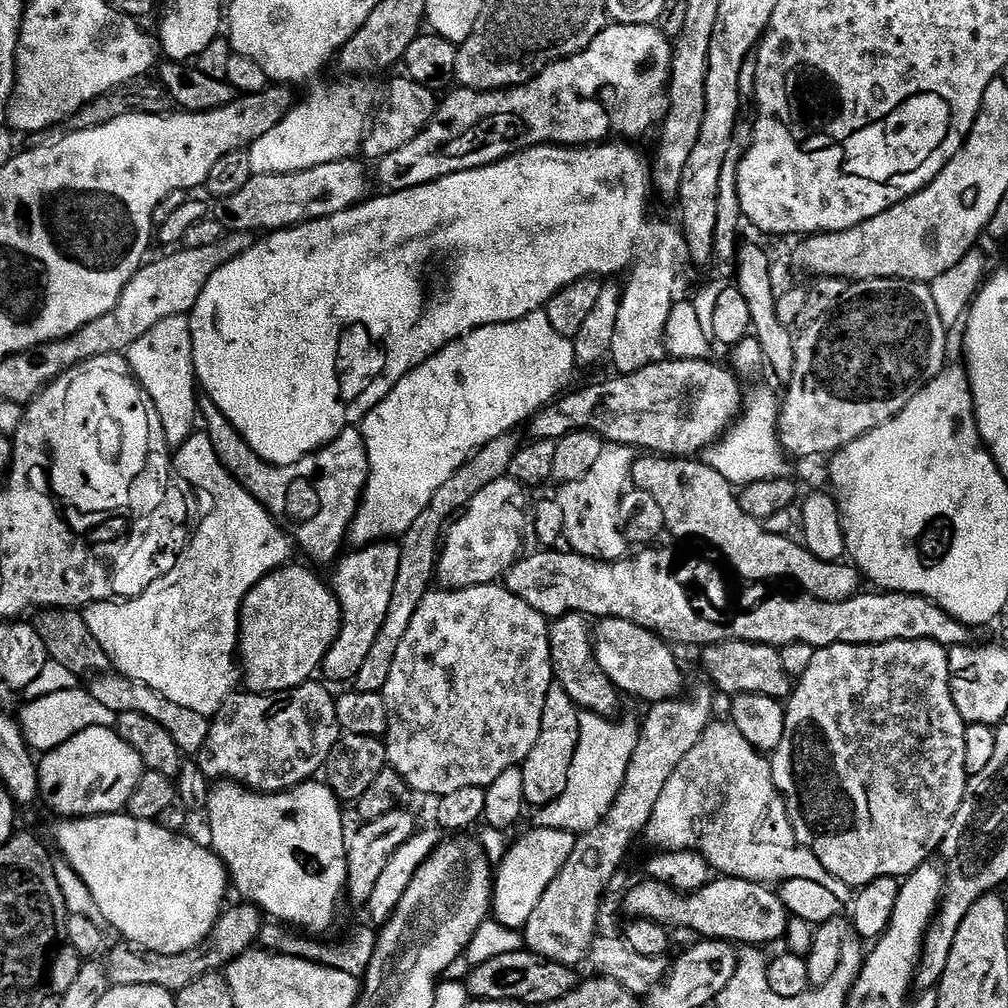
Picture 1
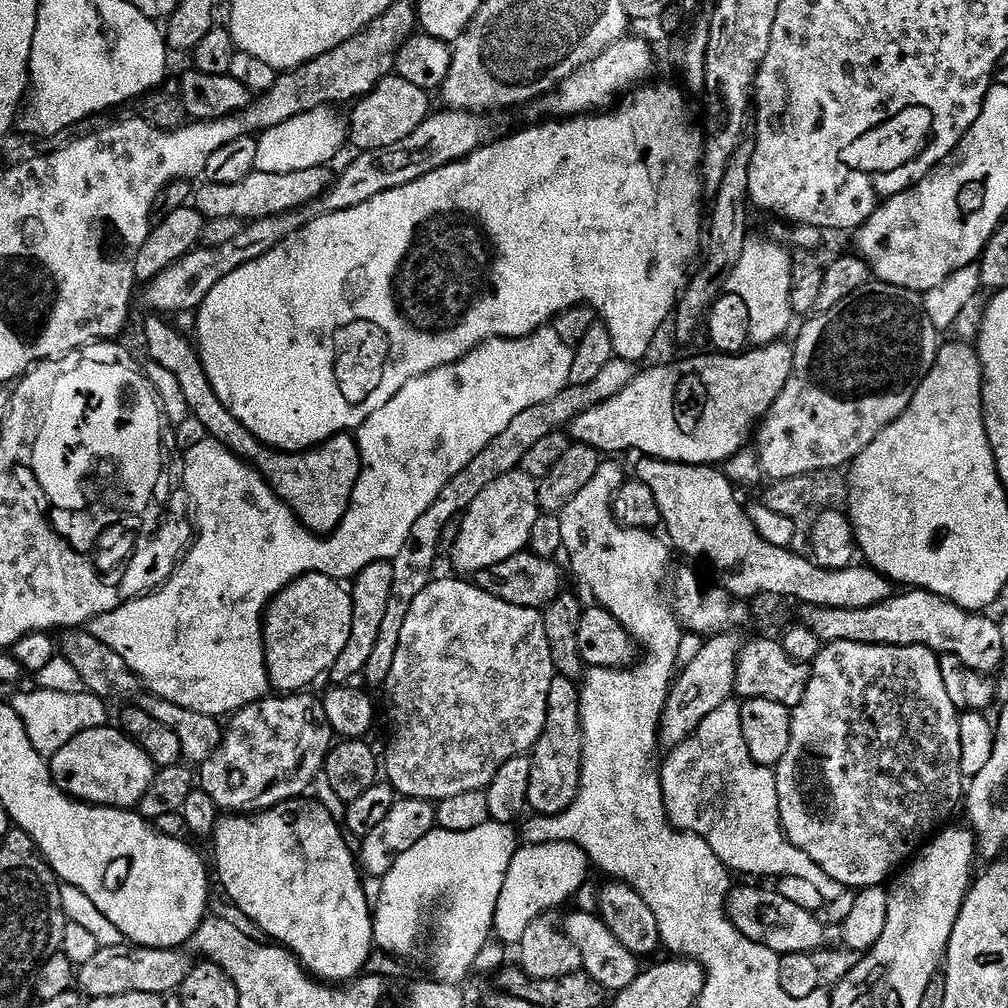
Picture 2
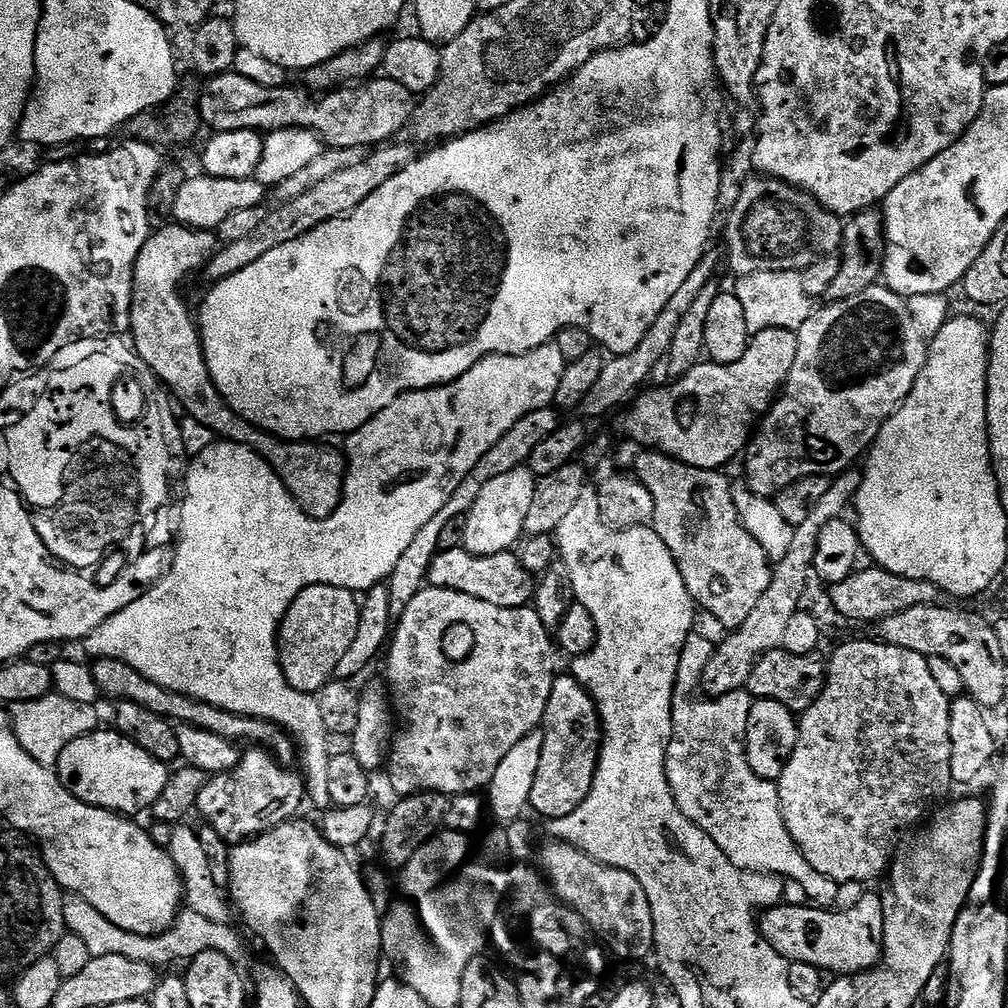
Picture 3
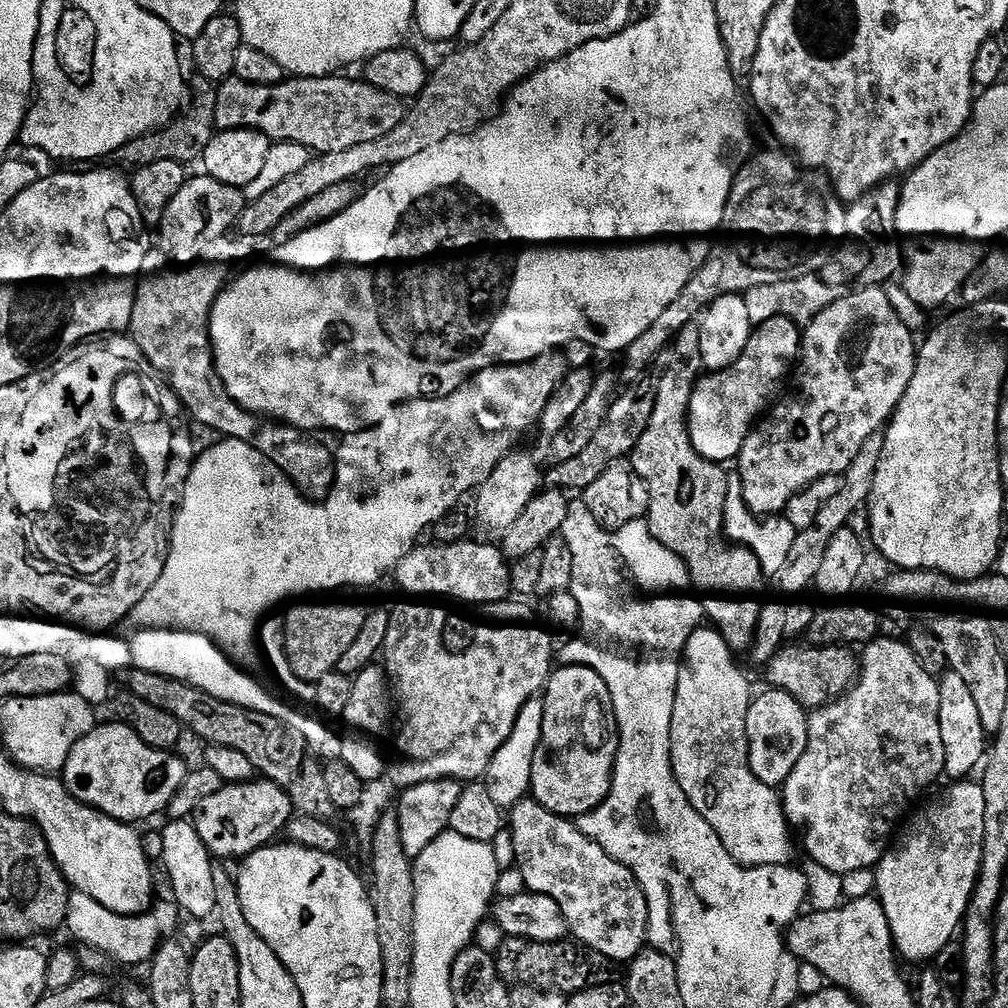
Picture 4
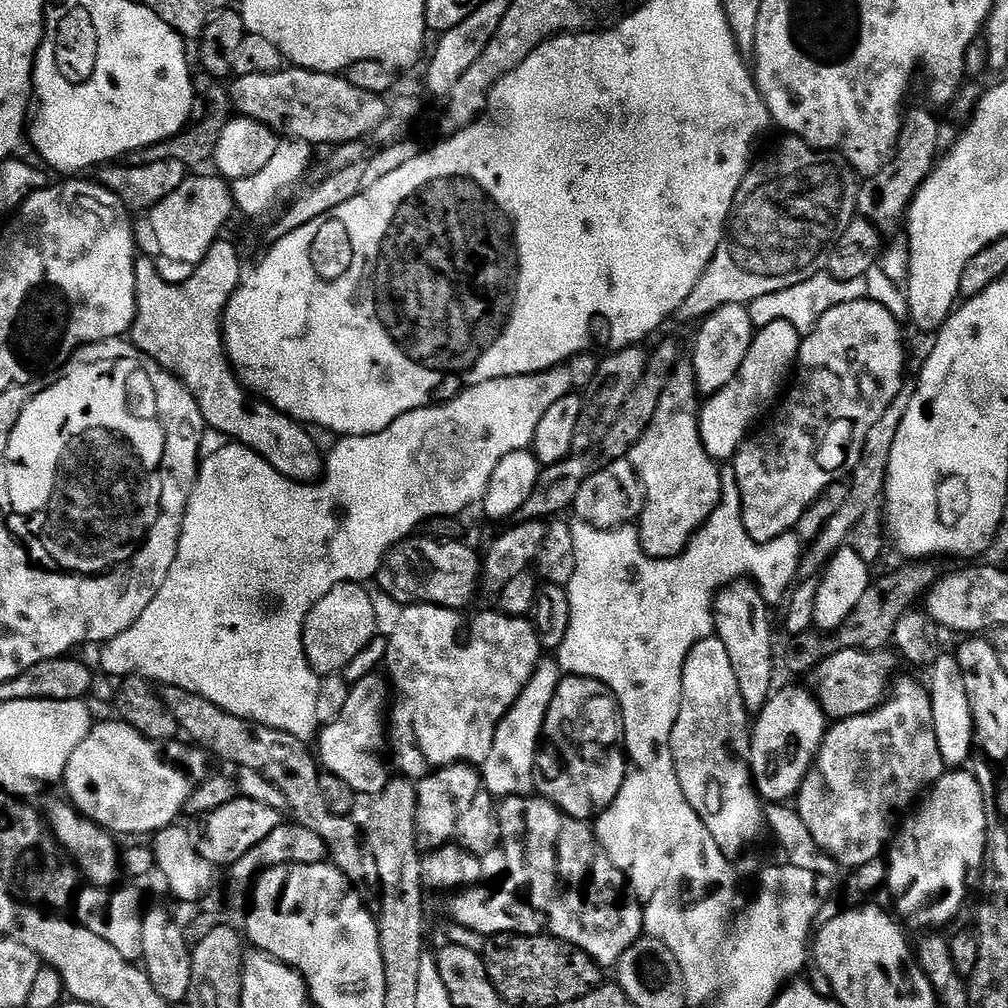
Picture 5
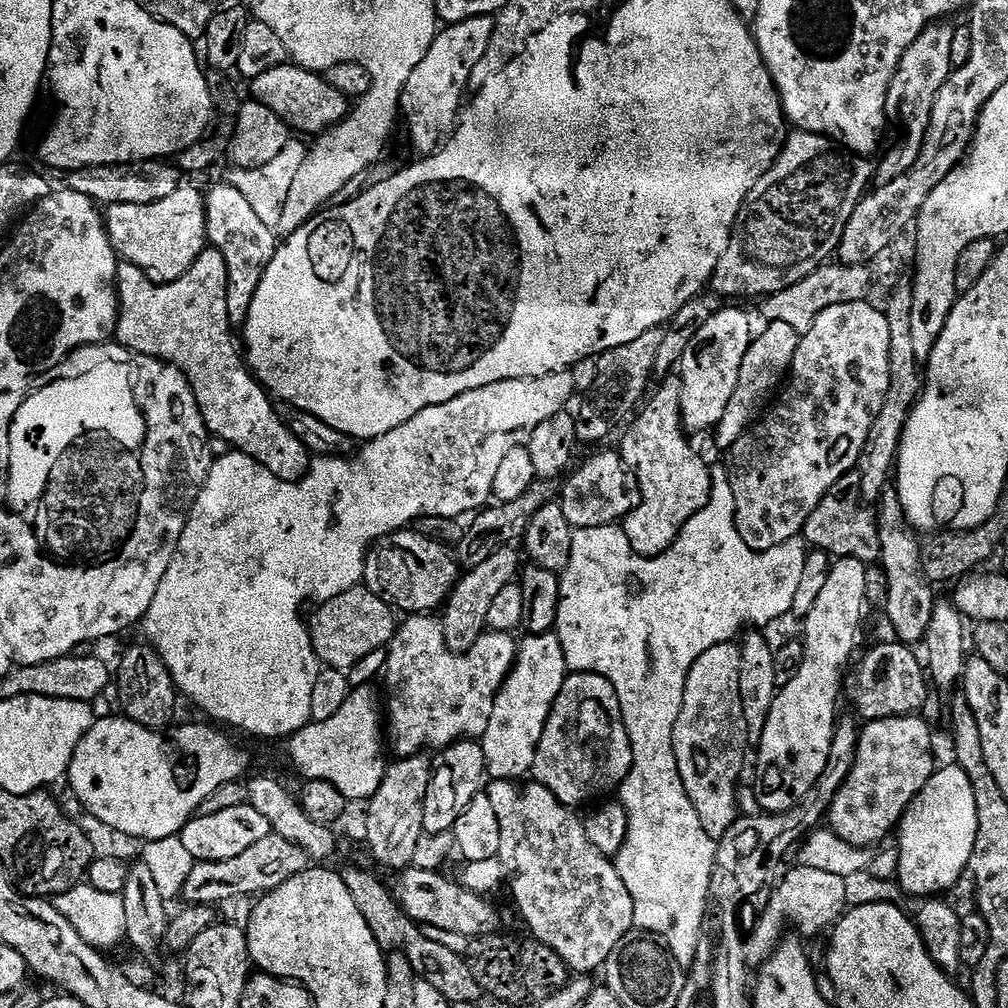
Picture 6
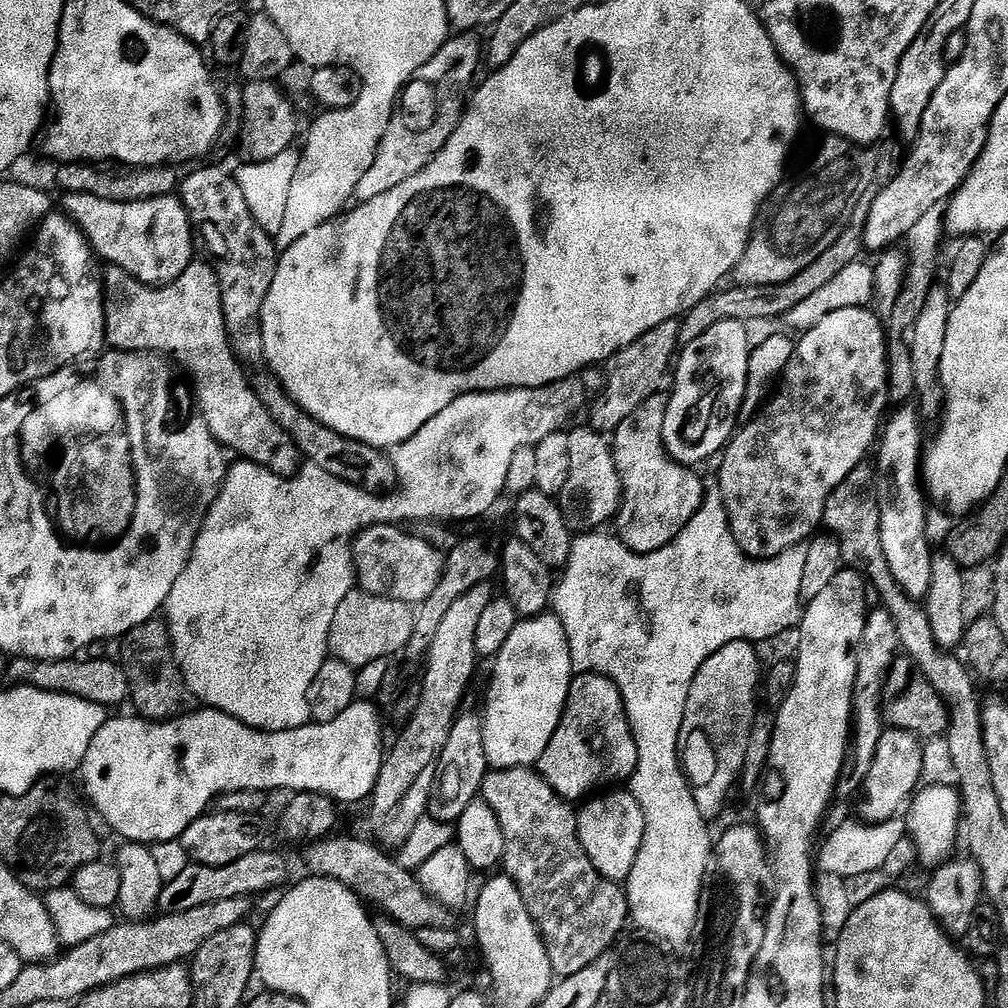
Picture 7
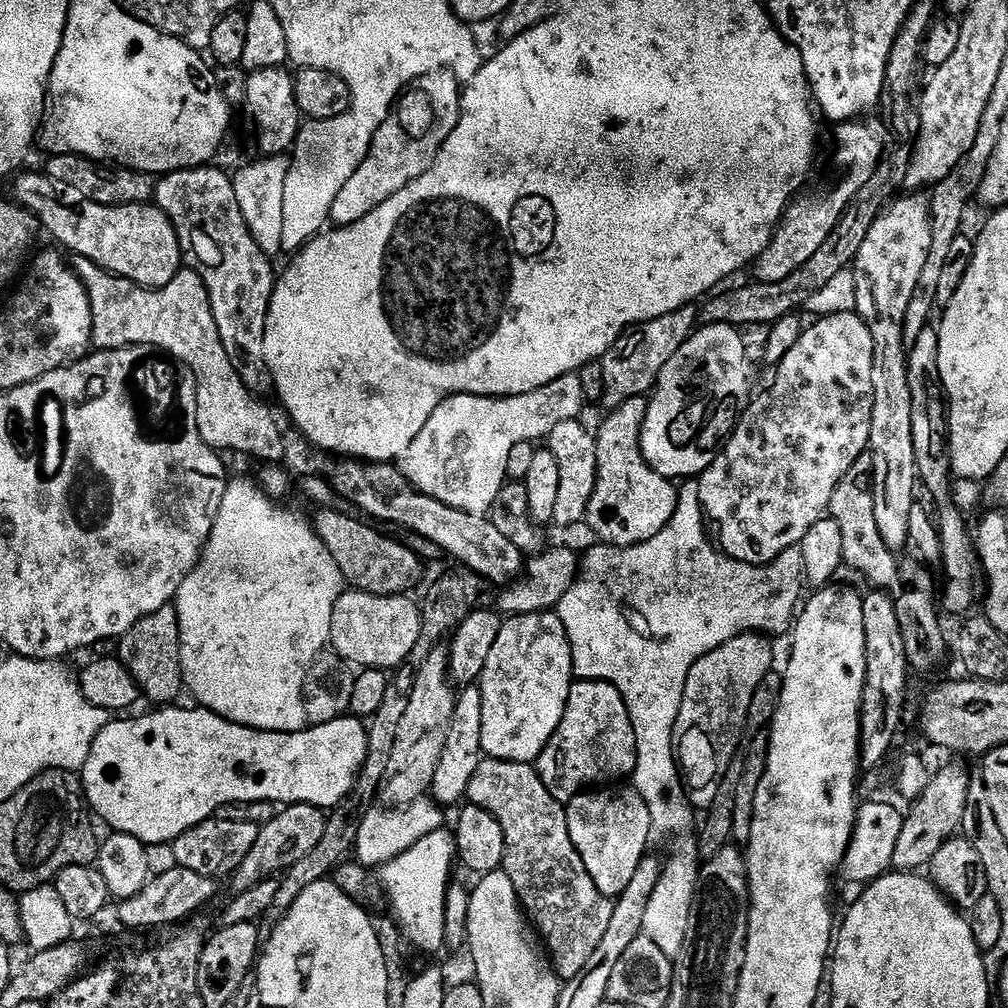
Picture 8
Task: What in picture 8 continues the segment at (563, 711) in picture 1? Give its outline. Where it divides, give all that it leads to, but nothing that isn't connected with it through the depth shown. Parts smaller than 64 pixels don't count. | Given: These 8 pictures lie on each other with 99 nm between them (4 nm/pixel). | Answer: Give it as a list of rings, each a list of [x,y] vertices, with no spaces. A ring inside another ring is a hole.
[[[577,679],[573,683],[558,730],[534,761],[546,790],[562,802],[593,786],[608,786],[636,771],[636,735],[622,694],[605,680]]]

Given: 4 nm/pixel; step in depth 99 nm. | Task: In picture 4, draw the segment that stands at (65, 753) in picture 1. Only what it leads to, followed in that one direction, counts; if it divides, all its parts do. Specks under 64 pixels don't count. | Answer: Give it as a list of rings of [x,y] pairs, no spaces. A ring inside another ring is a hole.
[[[122,722],[116,724],[104,724],[93,728],[90,734],[86,734],[70,750],[62,769],[62,779],[68,792],[78,802],[82,802],[91,808],[97,808],[102,814],[106,814],[115,820],[125,822],[137,822],[136,820],[148,820],[151,816],[163,813],[174,794],[183,786],[184,779],[190,771],[172,752],[163,752],[157,748],[151,748],[134,730],[130,730]]]

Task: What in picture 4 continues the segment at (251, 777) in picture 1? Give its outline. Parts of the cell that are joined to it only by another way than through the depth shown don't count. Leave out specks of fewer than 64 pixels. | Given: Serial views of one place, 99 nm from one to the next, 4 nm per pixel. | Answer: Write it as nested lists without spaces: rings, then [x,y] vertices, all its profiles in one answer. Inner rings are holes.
[[[257,778],[248,780],[245,784],[225,784],[218,794],[212,794],[210,798],[206,798],[205,801],[201,802],[190,819],[193,826],[198,830],[198,838],[202,838],[202,842],[213,857],[224,862],[232,862],[235,856],[237,858],[246,857],[252,852],[257,852],[259,848],[273,843],[279,837],[276,835],[279,832],[281,835],[287,829],[288,822],[293,815],[292,800],[286,794],[286,790],[282,790],[274,782]]]

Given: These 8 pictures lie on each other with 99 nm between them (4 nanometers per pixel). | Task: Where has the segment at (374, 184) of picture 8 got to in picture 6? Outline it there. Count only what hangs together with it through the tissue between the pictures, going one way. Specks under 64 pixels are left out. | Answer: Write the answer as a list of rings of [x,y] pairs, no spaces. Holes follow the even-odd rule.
[[[495,15],[466,18],[457,24],[447,25],[437,31],[422,62],[418,62],[413,72],[409,72],[400,90],[399,111],[402,113],[402,124],[408,127],[408,140],[420,154],[437,151],[445,137],[455,129],[468,79],[474,74],[474,66],[478,66],[482,54],[486,54],[486,46],[490,46],[495,25]]]

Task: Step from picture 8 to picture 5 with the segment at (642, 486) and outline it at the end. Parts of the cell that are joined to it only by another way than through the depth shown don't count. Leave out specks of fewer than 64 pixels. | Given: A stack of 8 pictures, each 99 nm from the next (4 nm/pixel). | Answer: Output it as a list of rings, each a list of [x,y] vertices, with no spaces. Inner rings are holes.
[[[681,359],[668,379],[662,402],[658,402],[654,422],[632,447],[632,468],[644,485],[644,509],[640,512],[638,531],[644,553],[653,560],[680,555],[722,499],[721,465],[704,449],[700,437],[701,407],[694,366],[691,359]]]

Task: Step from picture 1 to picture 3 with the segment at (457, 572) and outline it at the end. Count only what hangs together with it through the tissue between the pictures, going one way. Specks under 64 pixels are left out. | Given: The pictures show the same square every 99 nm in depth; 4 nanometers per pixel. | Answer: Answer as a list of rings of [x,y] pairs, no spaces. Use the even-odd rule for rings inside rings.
[[[527,467],[510,470],[510,474],[498,474],[491,482],[482,486],[482,494],[474,502],[474,506],[463,517],[464,540],[462,547],[471,556],[489,556],[511,552],[519,545],[525,535],[524,523],[530,511],[530,502],[534,502],[534,490],[537,477]]]

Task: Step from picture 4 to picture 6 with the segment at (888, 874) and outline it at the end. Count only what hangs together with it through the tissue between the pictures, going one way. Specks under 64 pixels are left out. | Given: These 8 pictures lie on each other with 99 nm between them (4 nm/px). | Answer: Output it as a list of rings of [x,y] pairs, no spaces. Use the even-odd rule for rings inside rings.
[[[949,762],[948,765],[937,767],[936,771],[932,773],[930,782],[926,782],[926,786],[918,795],[910,802],[910,806],[905,810],[904,816],[900,819],[898,825],[898,836],[904,839],[904,848],[899,849],[900,861],[898,862],[898,883],[902,887],[903,891],[910,897],[920,896],[919,898],[936,898],[941,894],[948,894],[952,887],[959,882],[963,876],[969,871],[968,863],[970,858],[974,854],[974,838],[978,838],[978,806],[974,803],[974,786],[970,786],[970,778],[966,778],[966,770],[962,770],[959,764],[955,762]]]

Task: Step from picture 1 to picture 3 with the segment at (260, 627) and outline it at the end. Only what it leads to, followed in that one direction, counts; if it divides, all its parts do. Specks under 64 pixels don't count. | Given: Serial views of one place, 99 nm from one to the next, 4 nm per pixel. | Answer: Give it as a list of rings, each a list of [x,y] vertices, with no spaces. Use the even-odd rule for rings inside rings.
[[[315,584],[298,594],[286,610],[283,622],[280,623],[278,643],[280,646],[280,665],[286,674],[286,682],[294,686],[294,690],[309,694],[319,693],[321,688],[336,675],[338,662],[342,662],[342,654],[350,650],[350,642],[354,642],[354,634],[358,634],[361,601],[356,600],[357,593],[351,588],[339,588],[329,584]]]

